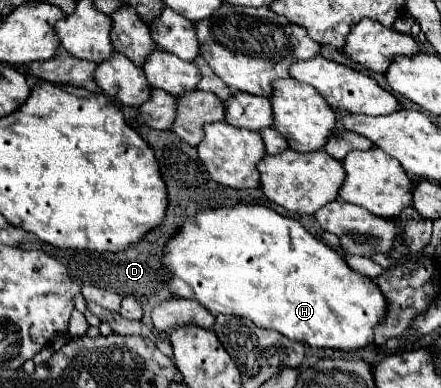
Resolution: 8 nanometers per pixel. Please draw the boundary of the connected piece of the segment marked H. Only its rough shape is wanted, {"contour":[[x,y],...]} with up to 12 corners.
{"contour":[[264,205],[202,209],[170,293],[316,349],[370,341],[366,275]]}

